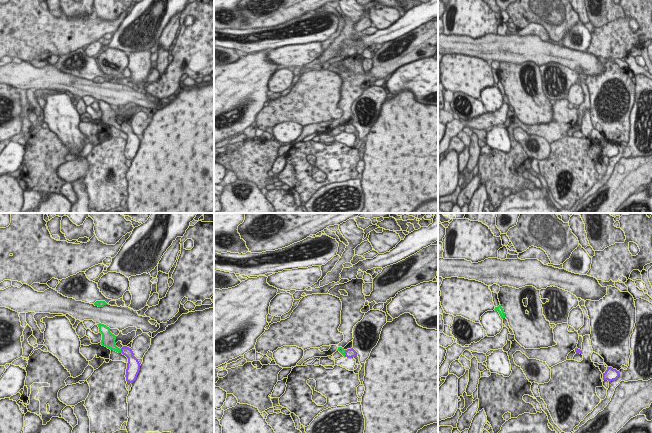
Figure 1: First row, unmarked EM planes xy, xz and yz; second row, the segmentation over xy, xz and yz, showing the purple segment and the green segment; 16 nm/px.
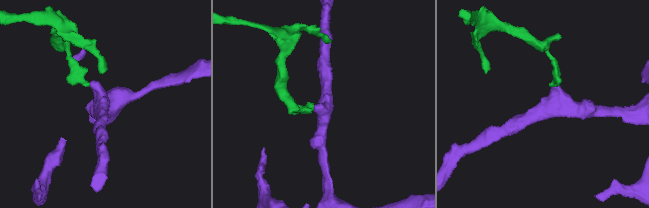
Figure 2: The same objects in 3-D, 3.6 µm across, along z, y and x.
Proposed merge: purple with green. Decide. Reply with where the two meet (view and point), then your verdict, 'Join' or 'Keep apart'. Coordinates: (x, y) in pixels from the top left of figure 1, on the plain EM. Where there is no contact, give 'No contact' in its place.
Touches purple at xy (121, 127). Keep apart.

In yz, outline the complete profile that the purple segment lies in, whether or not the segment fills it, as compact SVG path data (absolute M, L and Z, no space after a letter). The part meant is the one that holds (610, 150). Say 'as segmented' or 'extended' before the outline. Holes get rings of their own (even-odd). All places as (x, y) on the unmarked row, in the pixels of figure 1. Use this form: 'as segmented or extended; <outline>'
as segmented; M607 143L607 146L603 149L603 156L608 156L609 158L616 156L618 153L619 147L612 143Z

